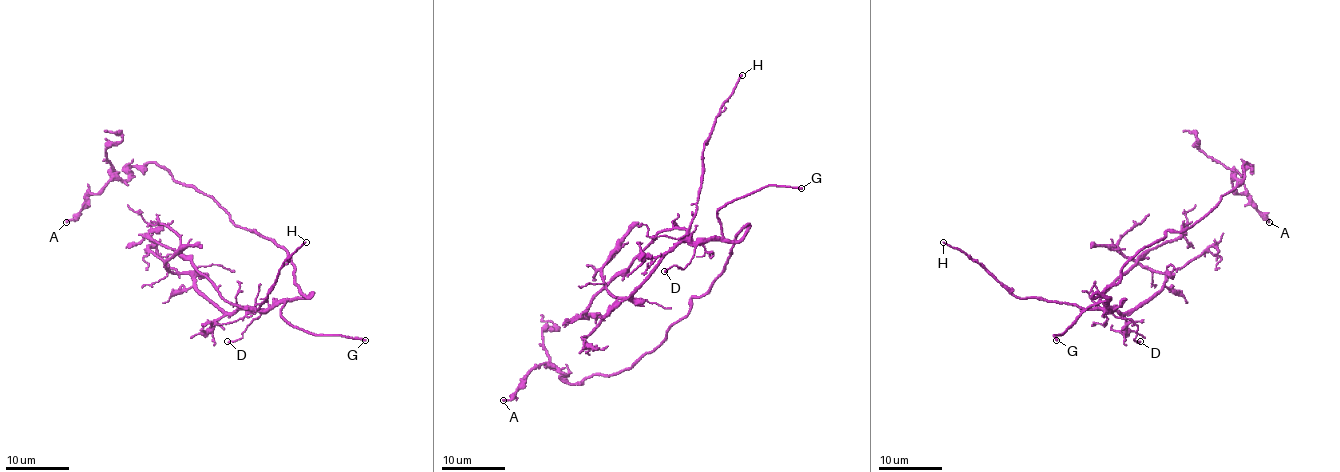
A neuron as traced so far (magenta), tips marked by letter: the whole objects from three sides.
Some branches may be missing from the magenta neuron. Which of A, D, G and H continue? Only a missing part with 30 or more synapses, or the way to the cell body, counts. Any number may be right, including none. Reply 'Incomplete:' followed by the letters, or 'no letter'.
Incomplete: G

